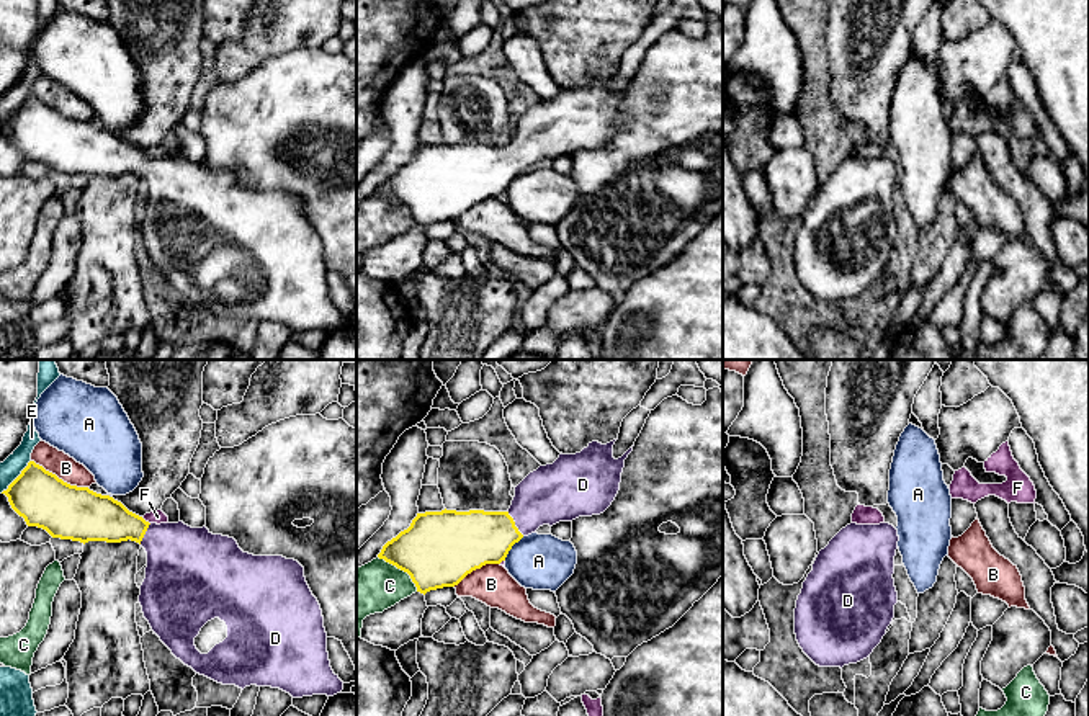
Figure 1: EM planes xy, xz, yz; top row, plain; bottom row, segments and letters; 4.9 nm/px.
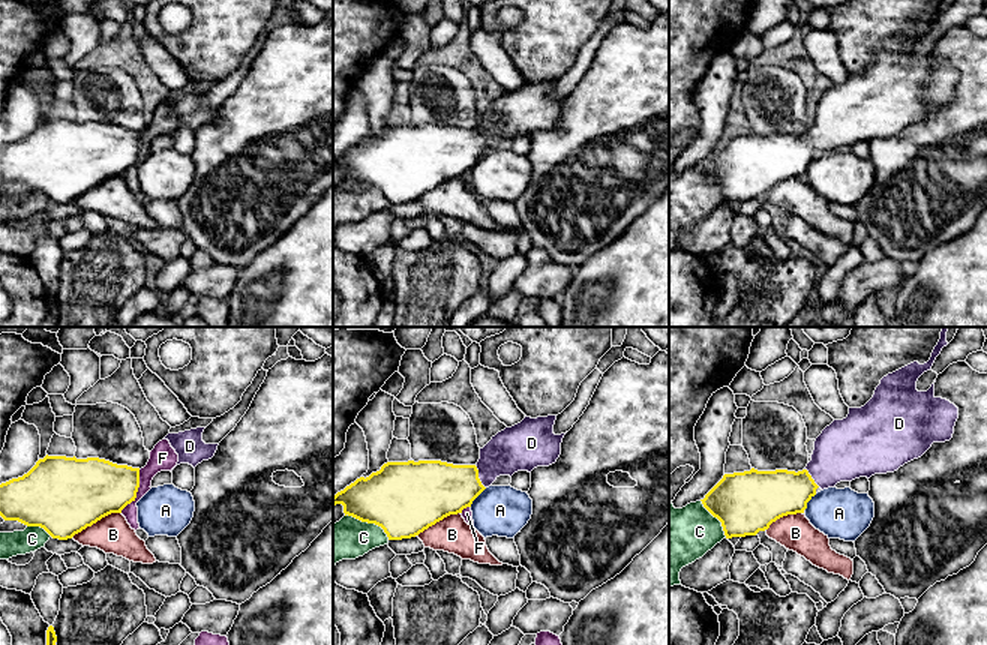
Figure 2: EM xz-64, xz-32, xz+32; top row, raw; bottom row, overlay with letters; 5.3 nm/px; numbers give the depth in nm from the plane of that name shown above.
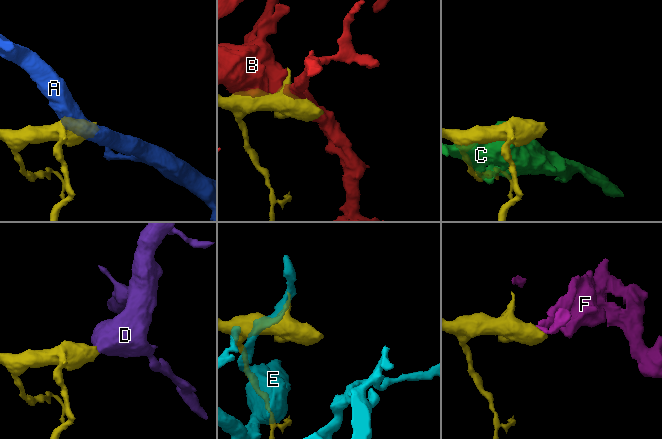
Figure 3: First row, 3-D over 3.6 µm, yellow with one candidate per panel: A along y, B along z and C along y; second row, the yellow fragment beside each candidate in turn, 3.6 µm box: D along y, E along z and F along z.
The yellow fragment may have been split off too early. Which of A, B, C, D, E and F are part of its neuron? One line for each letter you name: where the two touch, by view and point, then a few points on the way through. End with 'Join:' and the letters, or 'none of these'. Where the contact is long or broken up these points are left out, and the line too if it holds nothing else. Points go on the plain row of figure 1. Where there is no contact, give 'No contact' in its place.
D: Touches yellow at xz (514, 157). Path across: xz (466, 175), (484, 172), (514, 157), (540, 133), (553, 126)
Join: D

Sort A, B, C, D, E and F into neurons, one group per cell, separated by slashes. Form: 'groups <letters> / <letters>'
groups A / B / C / D / E / F

